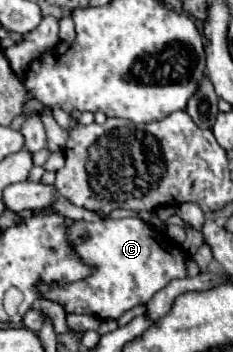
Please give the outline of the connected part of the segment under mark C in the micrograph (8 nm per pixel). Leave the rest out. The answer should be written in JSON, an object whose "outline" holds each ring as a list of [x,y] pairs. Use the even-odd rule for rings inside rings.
{"outline":[[[136,217],[106,219],[100,223],[74,221],[66,231],[66,239],[80,259],[94,269],[92,275],[74,283],[36,283],[40,297],[60,303],[66,313],[88,313],[98,319],[118,319],[124,311],[148,303],[152,295],[172,279],[186,277],[186,251],[164,231],[158,233]],[[82,233],[90,233],[90,239],[78,243]]]}

